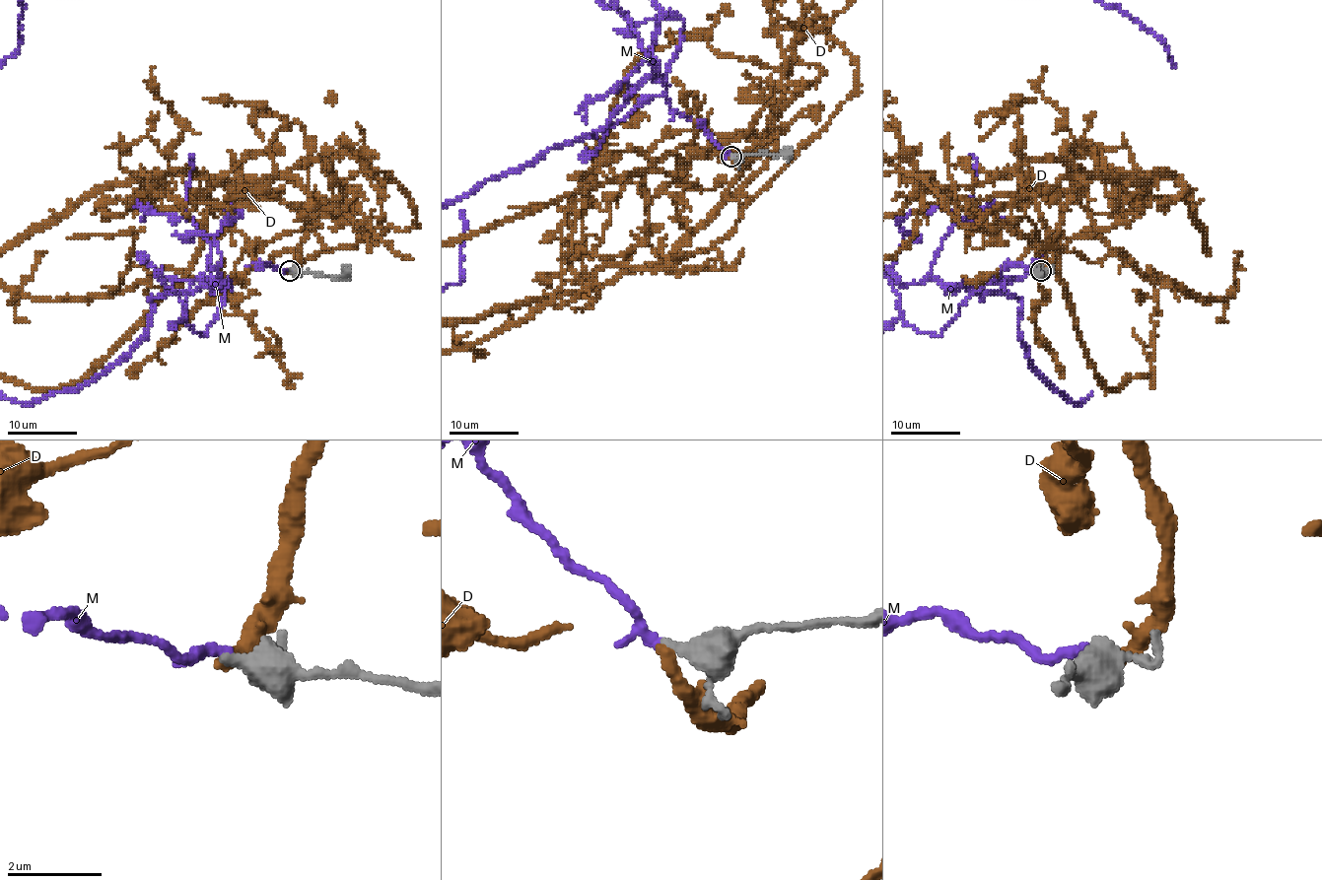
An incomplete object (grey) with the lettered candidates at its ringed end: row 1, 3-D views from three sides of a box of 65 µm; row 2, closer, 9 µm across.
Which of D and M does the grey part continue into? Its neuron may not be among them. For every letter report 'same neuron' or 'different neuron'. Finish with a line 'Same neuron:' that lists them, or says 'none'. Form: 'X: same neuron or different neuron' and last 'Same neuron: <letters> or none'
D: different neuron
M: different neuron
Same neuron: none

